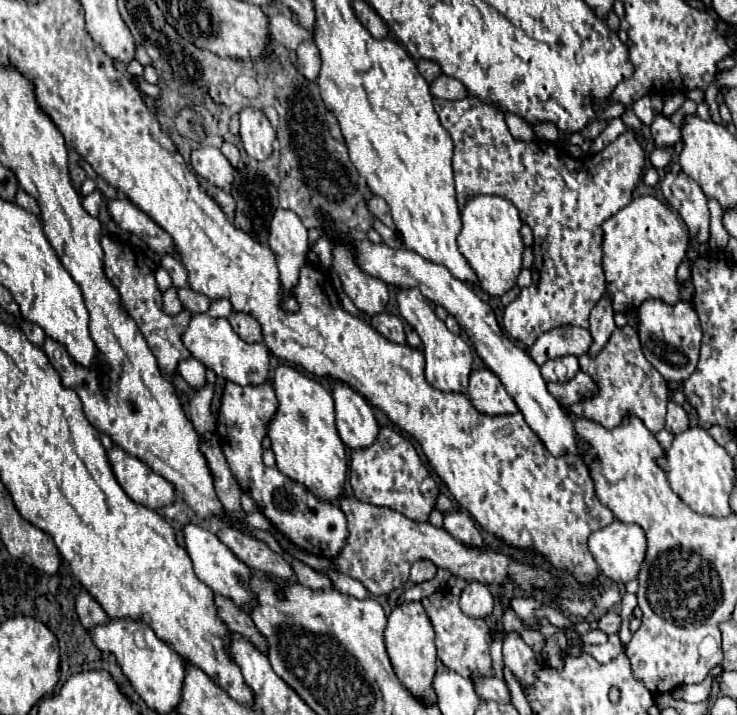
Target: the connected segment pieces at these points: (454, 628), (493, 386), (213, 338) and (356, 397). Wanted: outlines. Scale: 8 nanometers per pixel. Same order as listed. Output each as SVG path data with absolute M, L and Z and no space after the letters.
M447 588L440 589L426 597L422 601L432 627L436 631L436 647L438 647L438 657L440 661L450 669L460 673L466 679L474 679L474 677L492 677L494 675L494 667L492 667L492 659L488 653L490 647L490 627L486 625L484 619L472 619L466 617L460 611L459 596L453 595Z
M480 369L470 375L468 397L472 405L486 415L506 415L518 411L514 399L506 393L504 385L490 369Z
M206 313L192 315L188 327L182 333L182 343L190 351L194 359L204 363L204 367L212 369L216 375L224 377L226 381L236 381L238 385L256 385L256 381L268 381L270 359L268 347L264 343L248 345L244 343L228 325L228 319L214 319Z
M328 377L328 383L334 397L336 429L344 445L350 449L372 445L380 427L368 401L342 381L334 381Z

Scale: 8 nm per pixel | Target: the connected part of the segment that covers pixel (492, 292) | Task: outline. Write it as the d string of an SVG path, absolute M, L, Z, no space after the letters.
M476 195L468 199L466 207L462 209L462 231L458 235L458 247L474 269L480 289L490 297L502 297L516 285L524 253L520 227L522 221L518 217L518 209L504 197Z

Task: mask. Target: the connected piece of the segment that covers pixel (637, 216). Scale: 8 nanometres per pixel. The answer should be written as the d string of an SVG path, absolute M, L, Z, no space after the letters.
M652 195L636 197L630 205L612 215L604 223L604 273L608 281L608 291L612 293L614 311L632 313L640 305L640 301L646 299L662 299L668 303L676 303L680 297L676 269L684 259L686 249L688 249L688 231L682 227L682 221L678 219L678 215L672 213L670 207L660 203Z

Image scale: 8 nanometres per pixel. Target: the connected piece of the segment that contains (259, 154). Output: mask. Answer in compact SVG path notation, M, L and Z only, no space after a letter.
M246 107L240 113L240 139L242 139L246 153L252 159L264 161L274 151L276 131L272 129L264 113L260 113L254 107Z

